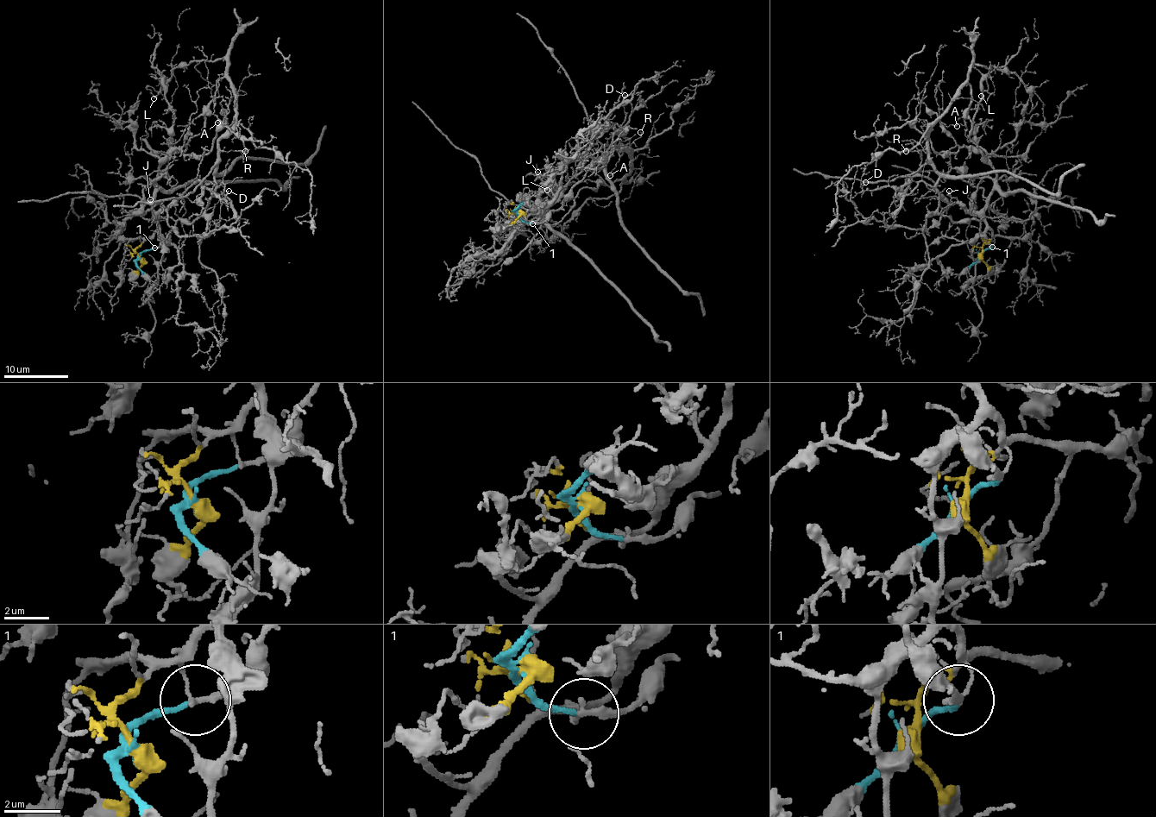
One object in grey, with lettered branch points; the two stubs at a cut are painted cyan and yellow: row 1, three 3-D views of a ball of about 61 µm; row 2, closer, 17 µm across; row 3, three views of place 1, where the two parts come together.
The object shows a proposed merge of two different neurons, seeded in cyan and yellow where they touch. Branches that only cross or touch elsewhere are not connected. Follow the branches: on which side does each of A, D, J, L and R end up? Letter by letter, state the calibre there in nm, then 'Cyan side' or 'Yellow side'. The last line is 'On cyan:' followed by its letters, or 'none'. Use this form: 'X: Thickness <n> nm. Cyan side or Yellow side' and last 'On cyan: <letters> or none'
A: Thickness 120 nm. Cyan side
D: Thickness 130 nm. Yellow side
J: Thickness 130 nm. Yellow side
L: Thickness 130 nm. Yellow side
R: Thickness 110 nm. Cyan side
On cyan: A, R

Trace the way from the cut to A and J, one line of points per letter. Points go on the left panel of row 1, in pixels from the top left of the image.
A: (139, 259), (160, 248), (175, 222), (205, 210), (227, 127), (224, 118), (216, 123)
J: (139, 259), (136, 250), (158, 227), (156, 213), (161, 204), (149, 199)

